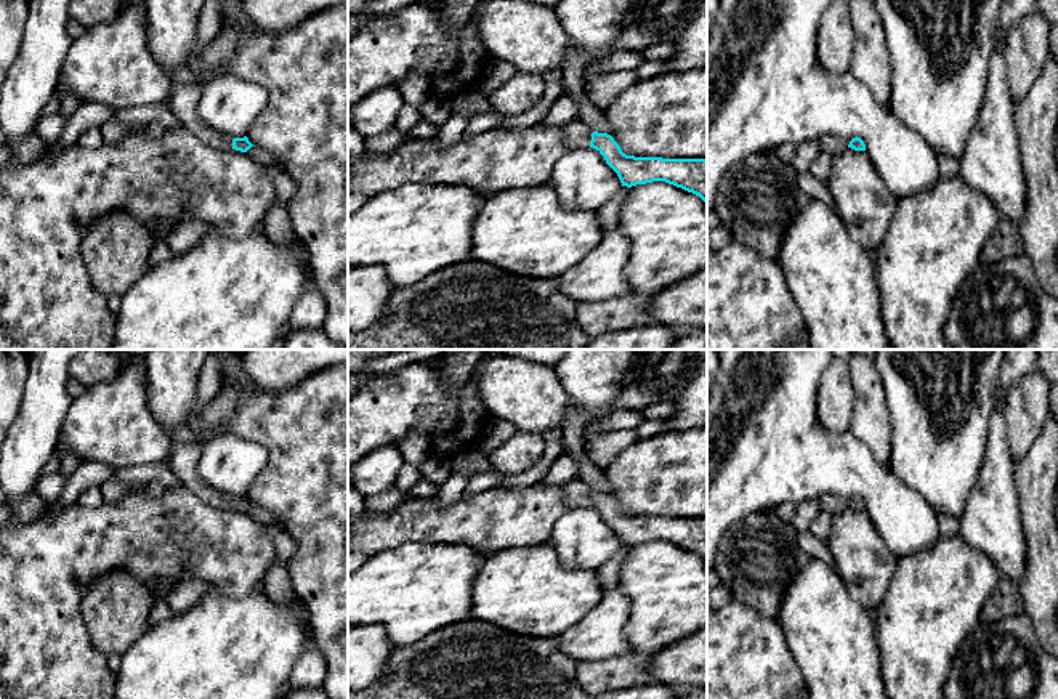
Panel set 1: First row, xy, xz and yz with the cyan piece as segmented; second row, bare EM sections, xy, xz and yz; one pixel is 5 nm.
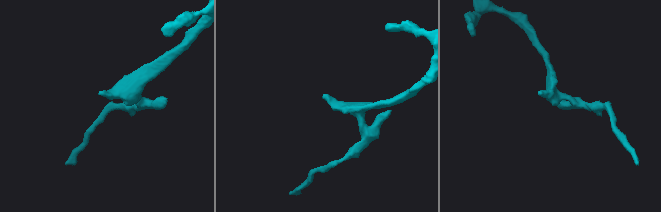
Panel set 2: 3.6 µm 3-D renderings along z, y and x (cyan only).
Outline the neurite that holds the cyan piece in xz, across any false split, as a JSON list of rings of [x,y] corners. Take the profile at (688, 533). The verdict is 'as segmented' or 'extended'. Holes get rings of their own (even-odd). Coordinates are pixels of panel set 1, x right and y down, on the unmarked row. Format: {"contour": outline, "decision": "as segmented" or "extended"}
{"contour": [[[579,478],[563,486],[569,508],[593,507],[617,532],[622,545],[632,547],[652,540],[665,540],[699,555],[707,564],[707,519],[705,518],[662,518],[635,516],[622,511],[608,492],[592,491]]], "decision": "extended"}

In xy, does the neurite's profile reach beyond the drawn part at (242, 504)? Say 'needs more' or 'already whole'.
needs more

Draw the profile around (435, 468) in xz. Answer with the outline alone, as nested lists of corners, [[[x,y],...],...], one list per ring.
[[[428,455],[425,462],[418,467],[422,478],[426,478],[431,483],[441,486],[454,471],[454,460],[455,457]]]

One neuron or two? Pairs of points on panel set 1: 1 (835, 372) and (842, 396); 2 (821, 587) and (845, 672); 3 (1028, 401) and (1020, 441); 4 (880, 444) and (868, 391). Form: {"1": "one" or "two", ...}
{"1": "one", "2": "one", "3": "one", "4": "one"}

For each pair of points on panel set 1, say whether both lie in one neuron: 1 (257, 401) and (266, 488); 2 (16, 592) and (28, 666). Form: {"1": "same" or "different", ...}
{"1": "same", "2": "same"}

